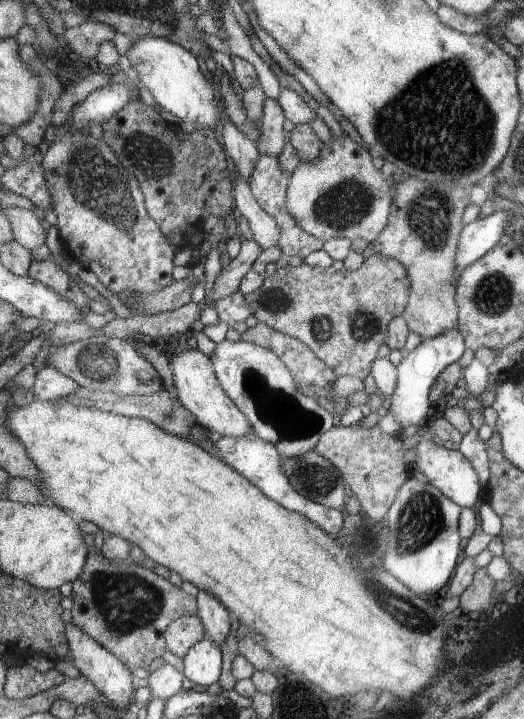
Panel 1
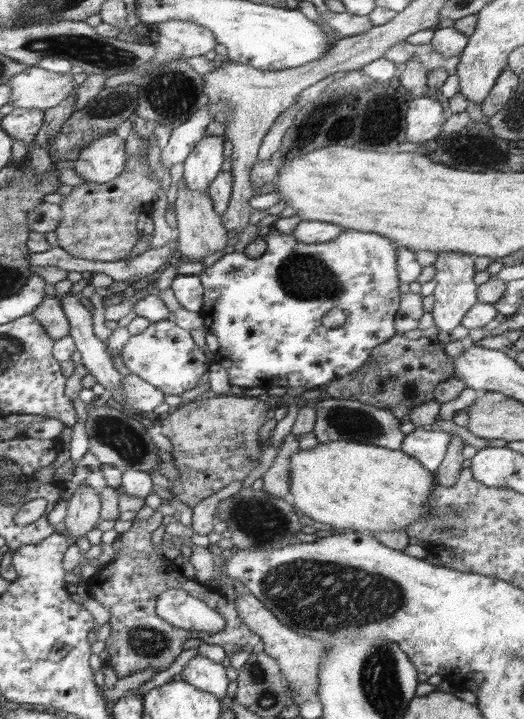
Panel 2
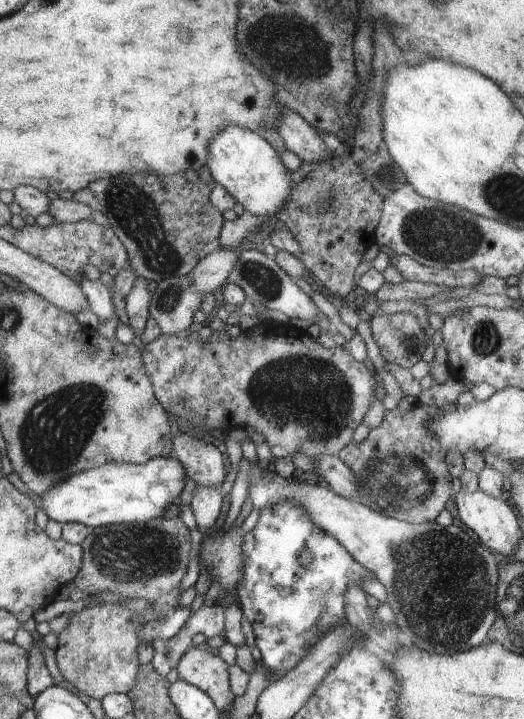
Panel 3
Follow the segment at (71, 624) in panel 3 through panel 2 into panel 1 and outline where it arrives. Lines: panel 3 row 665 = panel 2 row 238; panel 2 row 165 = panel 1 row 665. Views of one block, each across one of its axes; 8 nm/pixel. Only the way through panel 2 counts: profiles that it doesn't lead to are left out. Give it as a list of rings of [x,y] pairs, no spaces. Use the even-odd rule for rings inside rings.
[[[98,550],[88,552],[87,564],[83,573],[72,583],[71,598],[72,626],[86,632],[88,636],[96,639],[100,646],[115,654],[120,662],[127,665],[128,670],[134,672],[136,668],[147,669],[152,660],[160,658],[166,652],[164,644],[164,630],[178,618],[198,614],[196,598],[188,596],[181,587],[174,586],[167,578],[162,578],[155,572],[138,566],[136,563],[125,560],[108,560]]]

